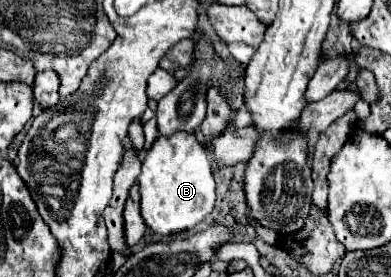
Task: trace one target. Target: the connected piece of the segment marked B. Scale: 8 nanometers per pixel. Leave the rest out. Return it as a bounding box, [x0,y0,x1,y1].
[139,131,215,235]

